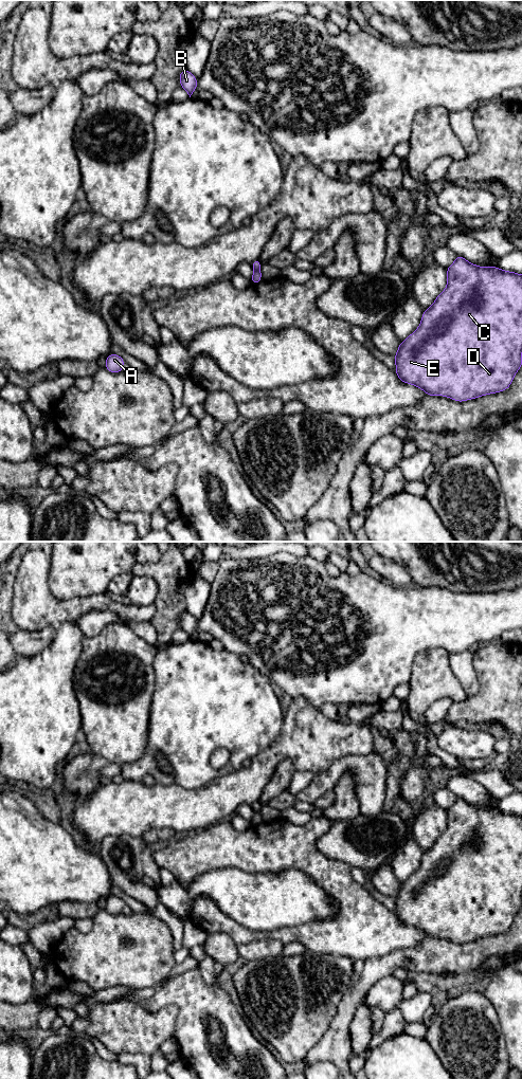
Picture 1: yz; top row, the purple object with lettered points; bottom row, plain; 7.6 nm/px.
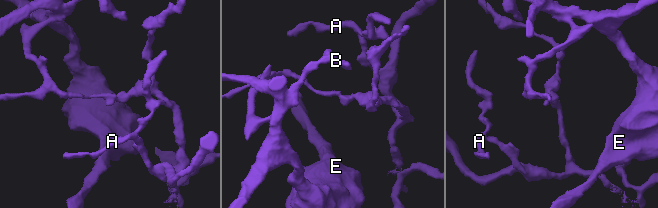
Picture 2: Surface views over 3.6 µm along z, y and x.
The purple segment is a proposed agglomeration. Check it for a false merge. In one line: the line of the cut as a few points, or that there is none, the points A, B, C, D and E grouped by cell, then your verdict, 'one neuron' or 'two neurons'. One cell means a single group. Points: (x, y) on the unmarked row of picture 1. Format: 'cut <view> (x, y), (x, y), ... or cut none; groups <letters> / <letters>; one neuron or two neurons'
cut yz (259, 810), (254, 812); groups A / B C D E; two neurons

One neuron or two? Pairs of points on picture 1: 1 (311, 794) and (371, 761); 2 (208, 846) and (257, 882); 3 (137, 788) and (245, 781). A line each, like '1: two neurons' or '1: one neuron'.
1: one neuron
2: two neurons
3: one neuron

